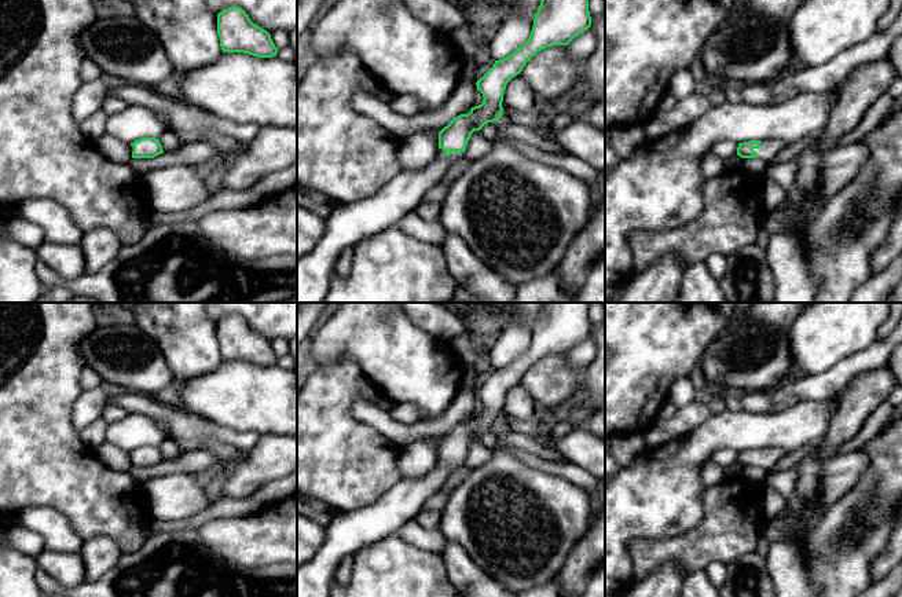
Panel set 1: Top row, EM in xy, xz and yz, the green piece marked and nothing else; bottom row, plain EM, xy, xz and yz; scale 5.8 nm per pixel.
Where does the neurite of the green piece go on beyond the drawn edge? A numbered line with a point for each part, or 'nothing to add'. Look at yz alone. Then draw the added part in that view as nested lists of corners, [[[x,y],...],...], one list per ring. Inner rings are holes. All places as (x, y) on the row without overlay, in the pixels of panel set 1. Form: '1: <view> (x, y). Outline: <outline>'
1: yz (769, 457). Outline: [[[763,448],[759,457],[754,457],[758,461],[758,466],[770,472],[776,464],[786,455],[785,451],[780,448]]]

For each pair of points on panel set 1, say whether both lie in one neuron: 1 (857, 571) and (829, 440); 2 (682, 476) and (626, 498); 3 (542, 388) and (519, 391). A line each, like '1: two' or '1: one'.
1: two
2: one
3: two

